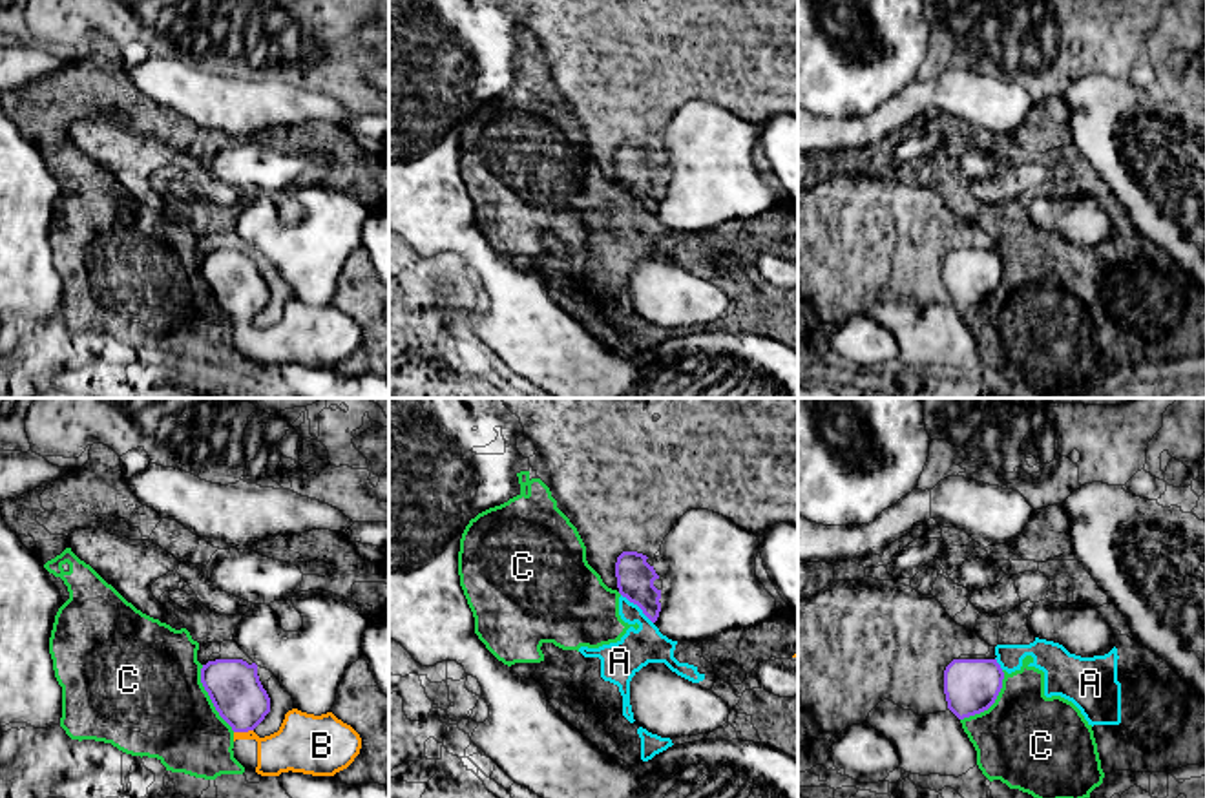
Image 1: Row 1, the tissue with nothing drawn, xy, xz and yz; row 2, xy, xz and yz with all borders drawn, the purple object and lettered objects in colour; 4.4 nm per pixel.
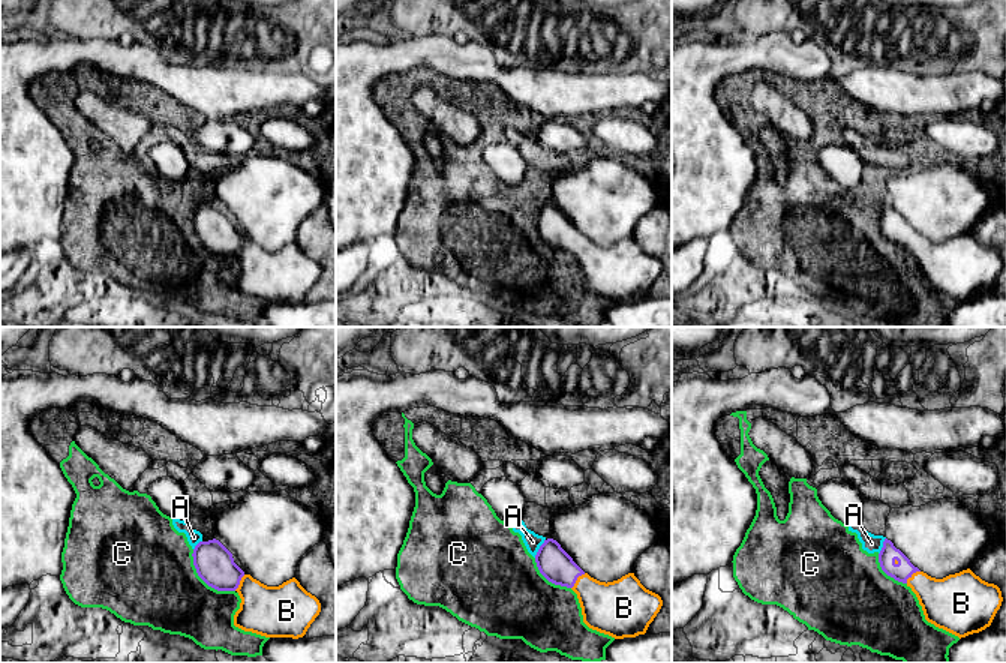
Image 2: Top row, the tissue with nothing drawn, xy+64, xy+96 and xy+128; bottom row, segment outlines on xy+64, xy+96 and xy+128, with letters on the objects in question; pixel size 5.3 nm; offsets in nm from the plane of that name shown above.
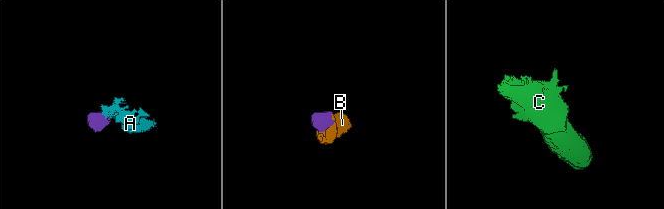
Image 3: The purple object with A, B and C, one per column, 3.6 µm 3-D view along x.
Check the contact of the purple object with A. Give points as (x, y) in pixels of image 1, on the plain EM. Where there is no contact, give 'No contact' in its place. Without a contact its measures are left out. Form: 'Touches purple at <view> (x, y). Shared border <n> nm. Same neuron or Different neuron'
Touches purple at xz (638, 196). Shared border 190 nm. Different neuron

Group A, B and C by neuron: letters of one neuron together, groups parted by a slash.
A C / B

